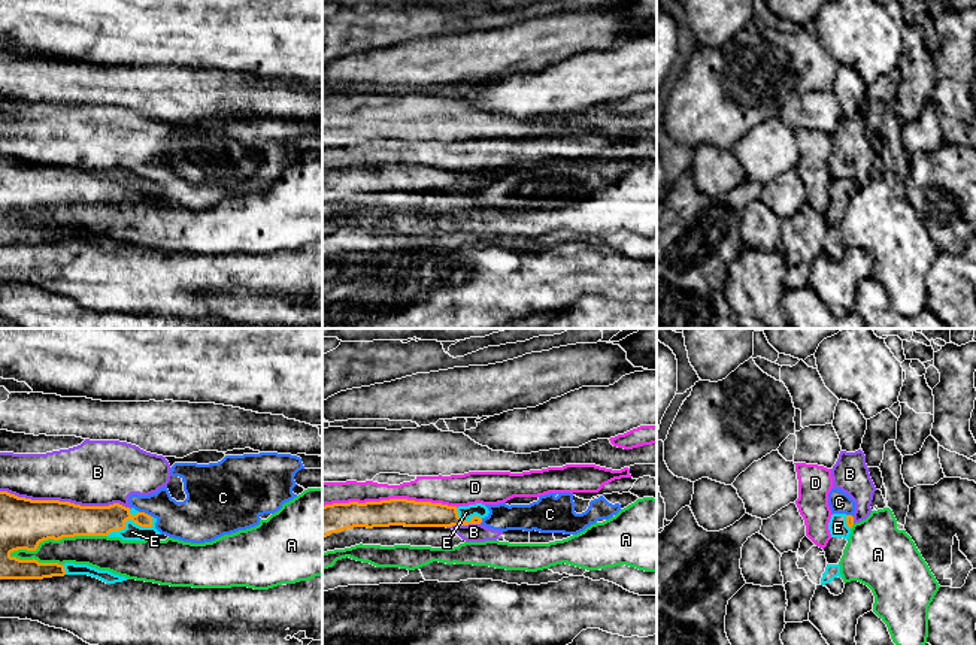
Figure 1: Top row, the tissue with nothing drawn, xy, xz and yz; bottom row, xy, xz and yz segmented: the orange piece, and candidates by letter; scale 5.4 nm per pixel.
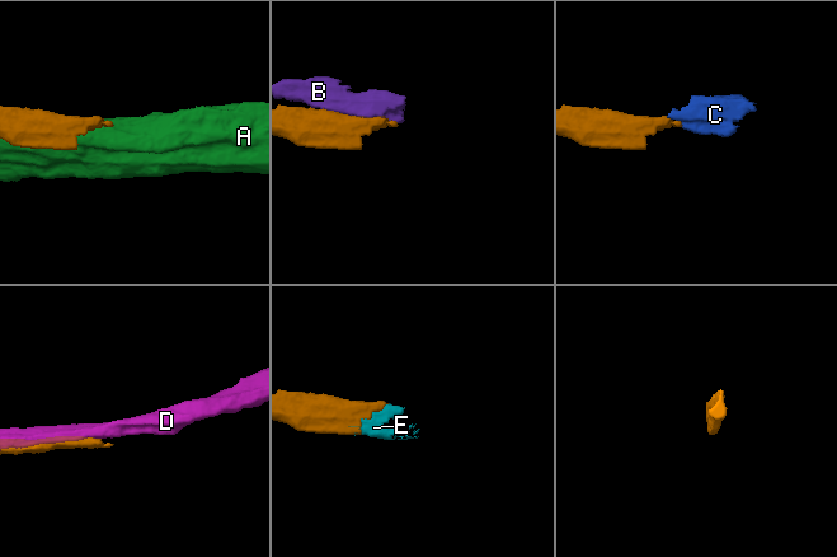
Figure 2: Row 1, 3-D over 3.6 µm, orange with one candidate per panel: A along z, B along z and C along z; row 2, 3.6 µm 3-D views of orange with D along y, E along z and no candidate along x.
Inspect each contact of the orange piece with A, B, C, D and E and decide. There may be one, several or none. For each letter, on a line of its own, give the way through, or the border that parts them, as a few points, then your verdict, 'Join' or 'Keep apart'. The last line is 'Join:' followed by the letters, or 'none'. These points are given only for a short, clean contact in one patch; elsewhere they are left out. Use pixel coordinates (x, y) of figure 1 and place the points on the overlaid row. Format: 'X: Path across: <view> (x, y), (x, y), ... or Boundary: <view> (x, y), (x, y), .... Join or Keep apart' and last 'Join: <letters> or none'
A: Keep apart
B: Keep apart
C: Boundary: xy (139, 511), (151, 517). Keep apart
D: Keep apart
E: Join
Join: E

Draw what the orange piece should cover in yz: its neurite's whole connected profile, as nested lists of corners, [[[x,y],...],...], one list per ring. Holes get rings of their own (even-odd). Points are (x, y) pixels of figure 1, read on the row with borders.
[[[833,514],[828,523],[831,539],[824,548],[827,567],[821,578],[821,585],[827,587],[831,594],[839,596],[843,593],[845,582],[840,575],[839,561],[848,543],[854,517],[846,514]]]

